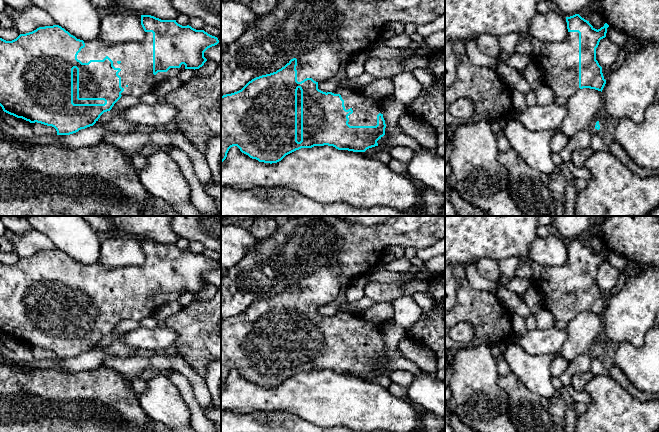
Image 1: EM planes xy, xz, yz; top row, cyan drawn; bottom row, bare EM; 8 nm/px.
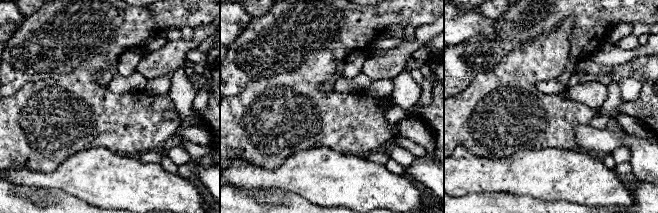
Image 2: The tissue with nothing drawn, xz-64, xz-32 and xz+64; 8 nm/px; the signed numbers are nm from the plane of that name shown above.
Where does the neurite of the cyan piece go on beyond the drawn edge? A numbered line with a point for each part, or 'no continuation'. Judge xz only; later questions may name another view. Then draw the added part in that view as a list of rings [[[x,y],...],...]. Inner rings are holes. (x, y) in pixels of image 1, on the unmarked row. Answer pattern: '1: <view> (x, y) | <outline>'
1: xz (298, 315) | [[[297,314],[297,365],[301,365],[301,314]]]

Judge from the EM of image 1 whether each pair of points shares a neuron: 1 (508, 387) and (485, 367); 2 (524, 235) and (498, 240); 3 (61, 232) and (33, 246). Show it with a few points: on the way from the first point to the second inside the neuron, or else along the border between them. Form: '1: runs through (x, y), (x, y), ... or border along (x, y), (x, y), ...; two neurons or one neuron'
1: border along (498, 376), (498, 385), (506, 394), (507, 400); two neurons
2: runs through (518, 235), (504, 235); one neuron
3: border along (32, 227), (42, 232), (57, 248); two neurons

